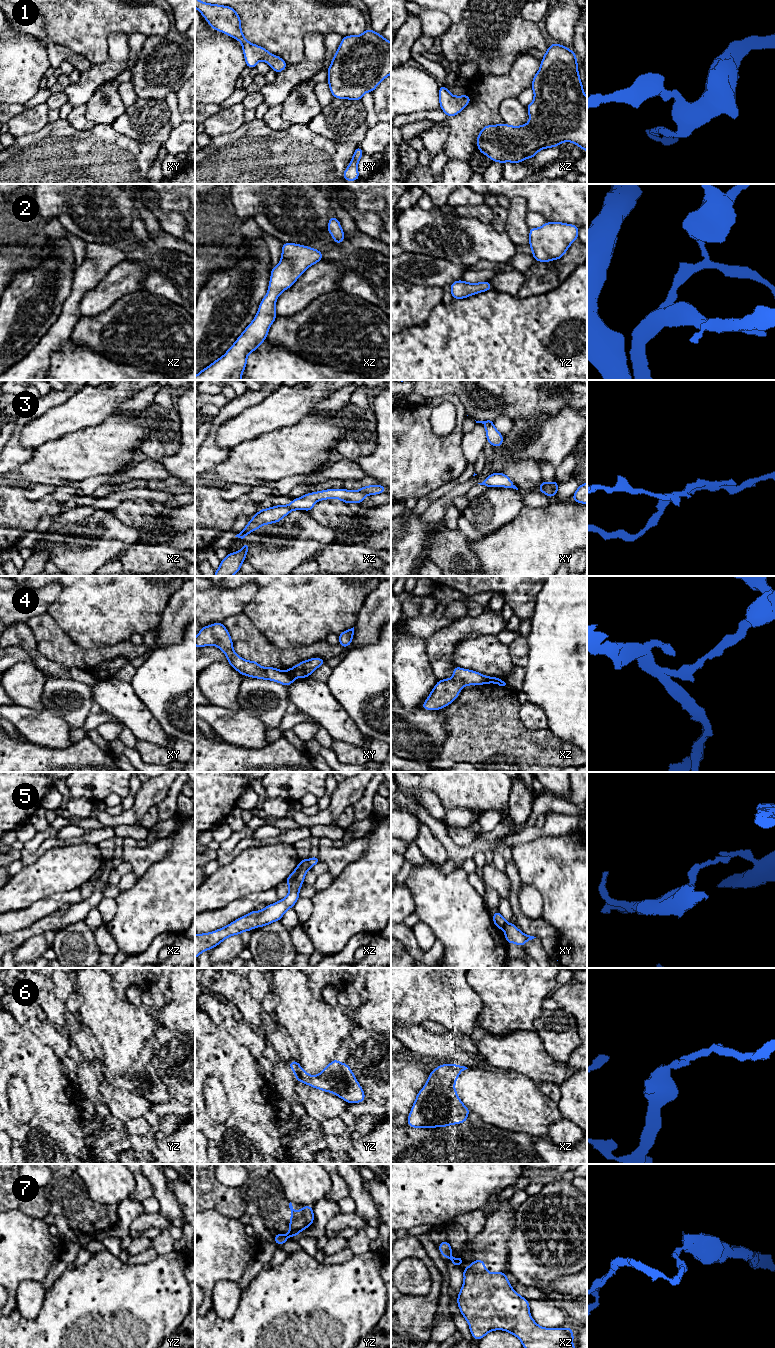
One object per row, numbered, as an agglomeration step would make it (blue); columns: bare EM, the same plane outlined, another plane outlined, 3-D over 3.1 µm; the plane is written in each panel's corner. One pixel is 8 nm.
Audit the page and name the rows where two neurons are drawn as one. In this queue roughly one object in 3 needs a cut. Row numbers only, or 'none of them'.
4, 5, 6, 7

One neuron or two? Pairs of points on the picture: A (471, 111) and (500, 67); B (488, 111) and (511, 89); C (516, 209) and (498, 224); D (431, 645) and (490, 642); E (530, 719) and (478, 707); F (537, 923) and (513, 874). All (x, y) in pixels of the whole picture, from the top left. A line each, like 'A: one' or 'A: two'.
A: two
B: one
C: two
D: two
E: two
F: one

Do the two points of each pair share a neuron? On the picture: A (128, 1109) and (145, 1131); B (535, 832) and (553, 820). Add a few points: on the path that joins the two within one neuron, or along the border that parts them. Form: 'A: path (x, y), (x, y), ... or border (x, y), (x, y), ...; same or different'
A: border (141, 1116), (134, 1117), (124, 1124); different
B: path (539, 831), (542, 831), (549, 824); same

